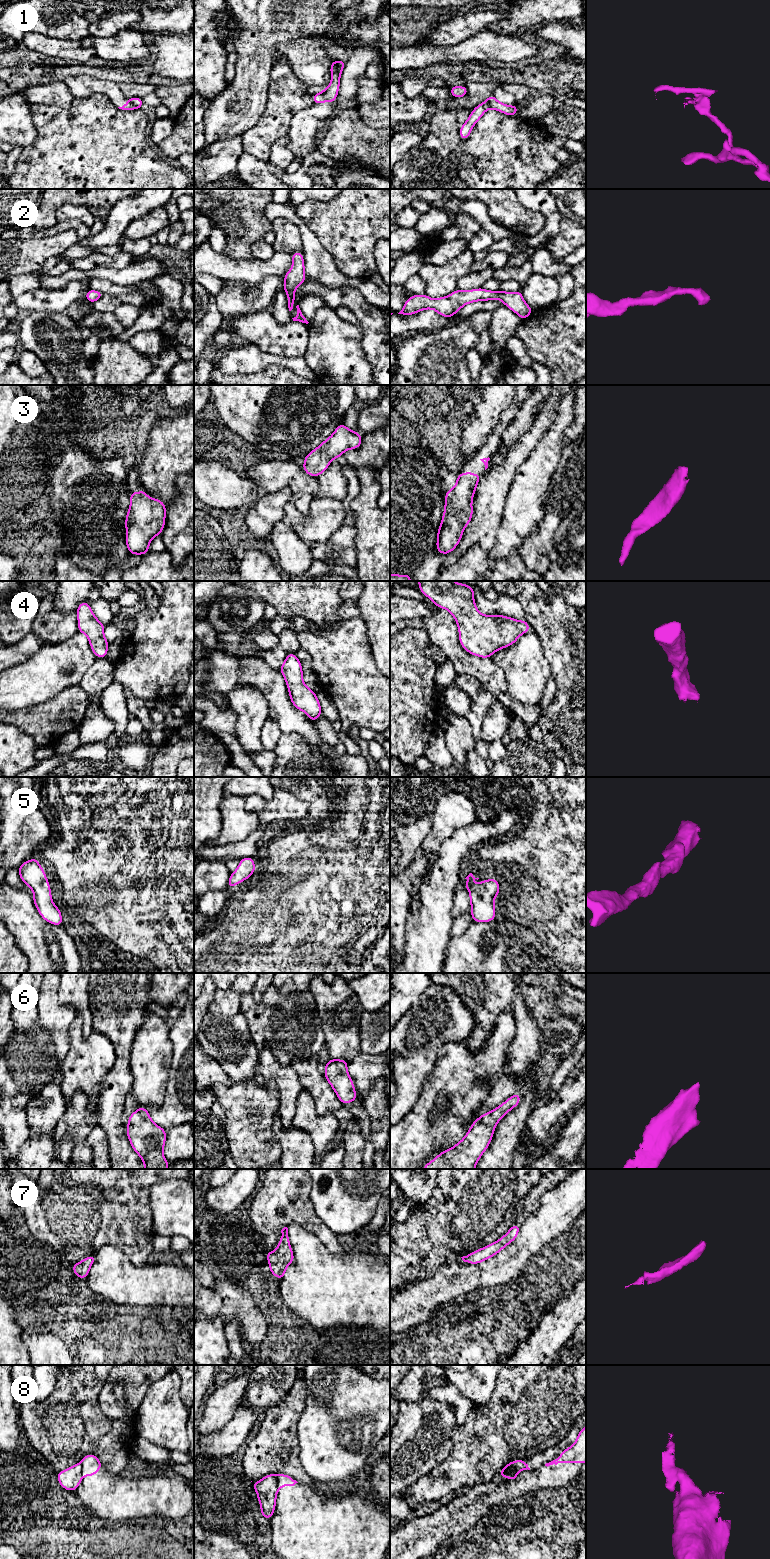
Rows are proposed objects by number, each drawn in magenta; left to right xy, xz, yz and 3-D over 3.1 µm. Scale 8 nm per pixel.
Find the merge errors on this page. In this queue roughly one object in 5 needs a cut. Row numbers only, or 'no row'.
1, 8

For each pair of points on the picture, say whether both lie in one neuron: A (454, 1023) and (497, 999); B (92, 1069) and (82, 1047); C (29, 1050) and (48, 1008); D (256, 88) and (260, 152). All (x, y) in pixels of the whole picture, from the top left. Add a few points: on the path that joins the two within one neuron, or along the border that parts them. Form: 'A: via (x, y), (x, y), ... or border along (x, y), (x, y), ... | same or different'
A: border along (458, 994), (474, 1018), (474, 1027), (469, 1036) | different
B: via (88, 1064), (88, 1059), (83, 1052) | same
C: border along (38, 1018), (39, 1024), (49, 1032), (53, 1045) | different
D: border along (267, 97), (265, 109), (259, 120), (241, 135) | different

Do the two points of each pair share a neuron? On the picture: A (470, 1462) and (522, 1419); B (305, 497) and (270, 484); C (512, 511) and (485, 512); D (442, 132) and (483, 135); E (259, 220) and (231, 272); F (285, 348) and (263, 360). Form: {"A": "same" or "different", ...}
{"A": "same", "B": "same", "C": "different", "D": "same", "E": "different", "F": "different"}

